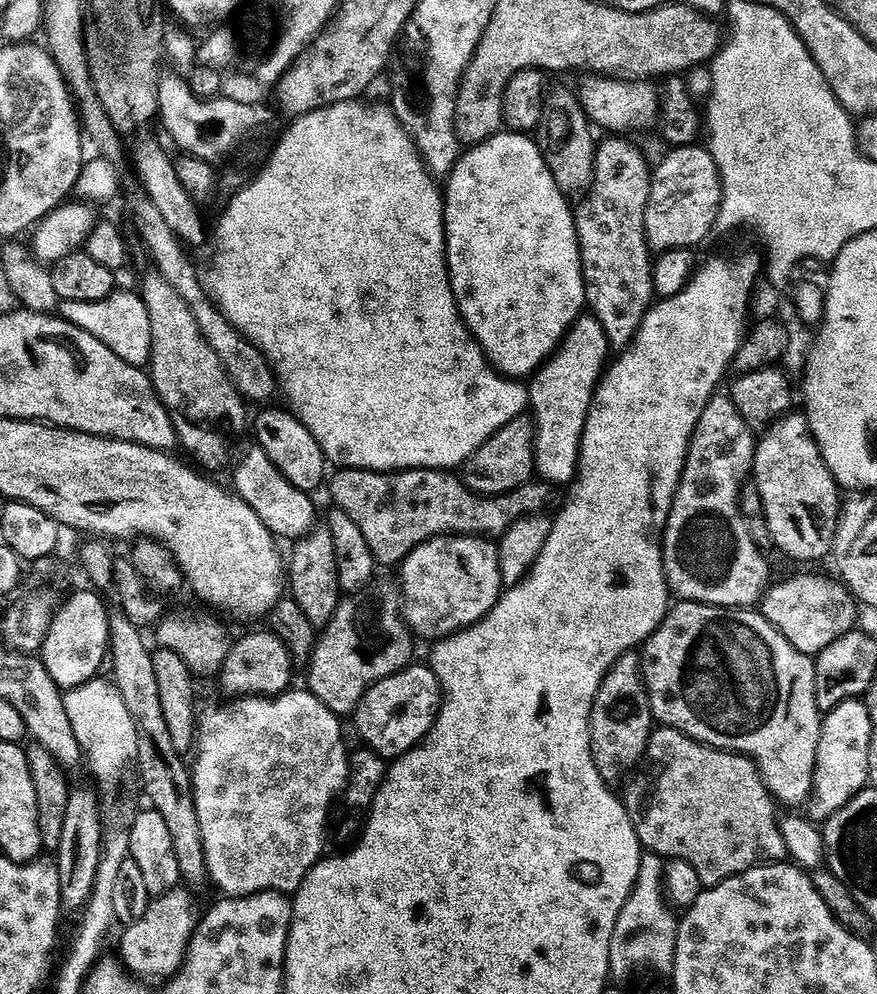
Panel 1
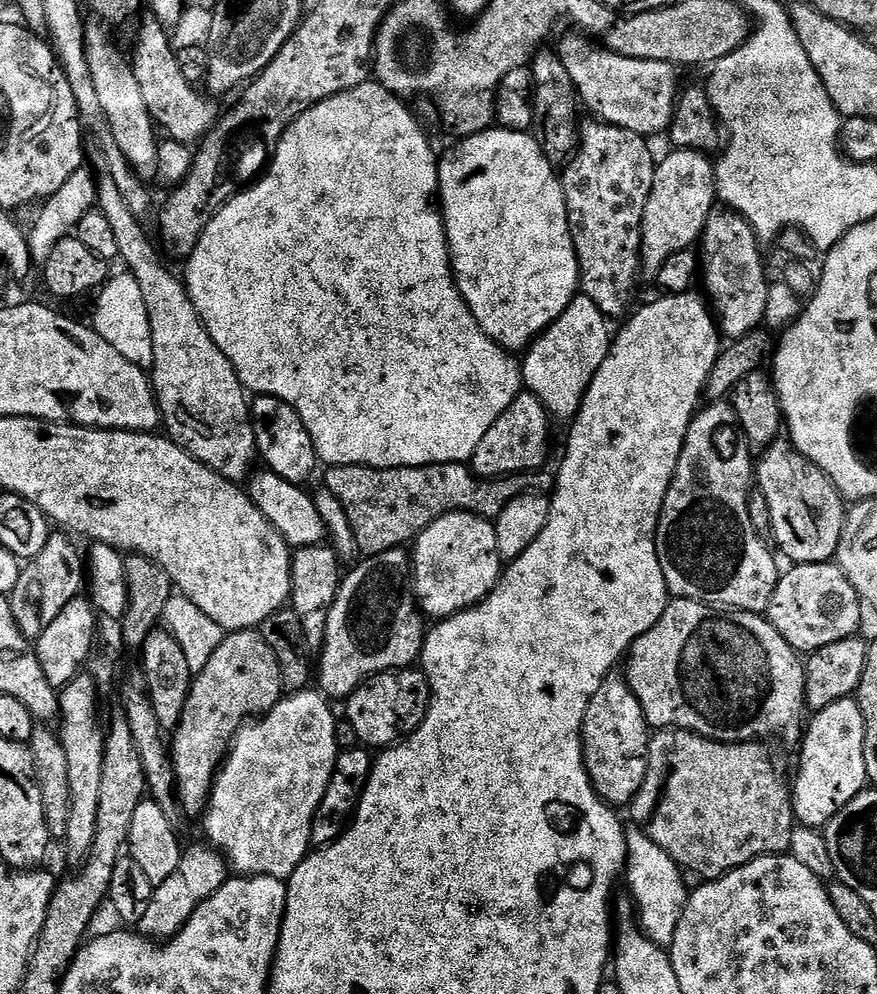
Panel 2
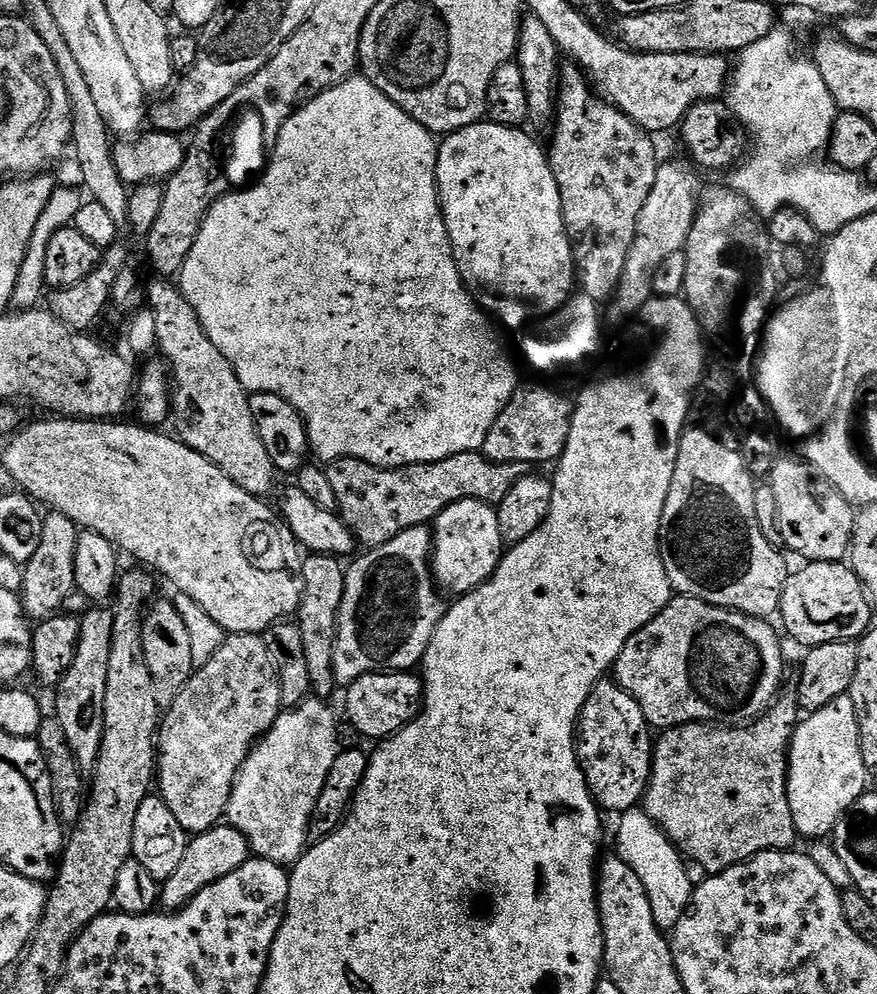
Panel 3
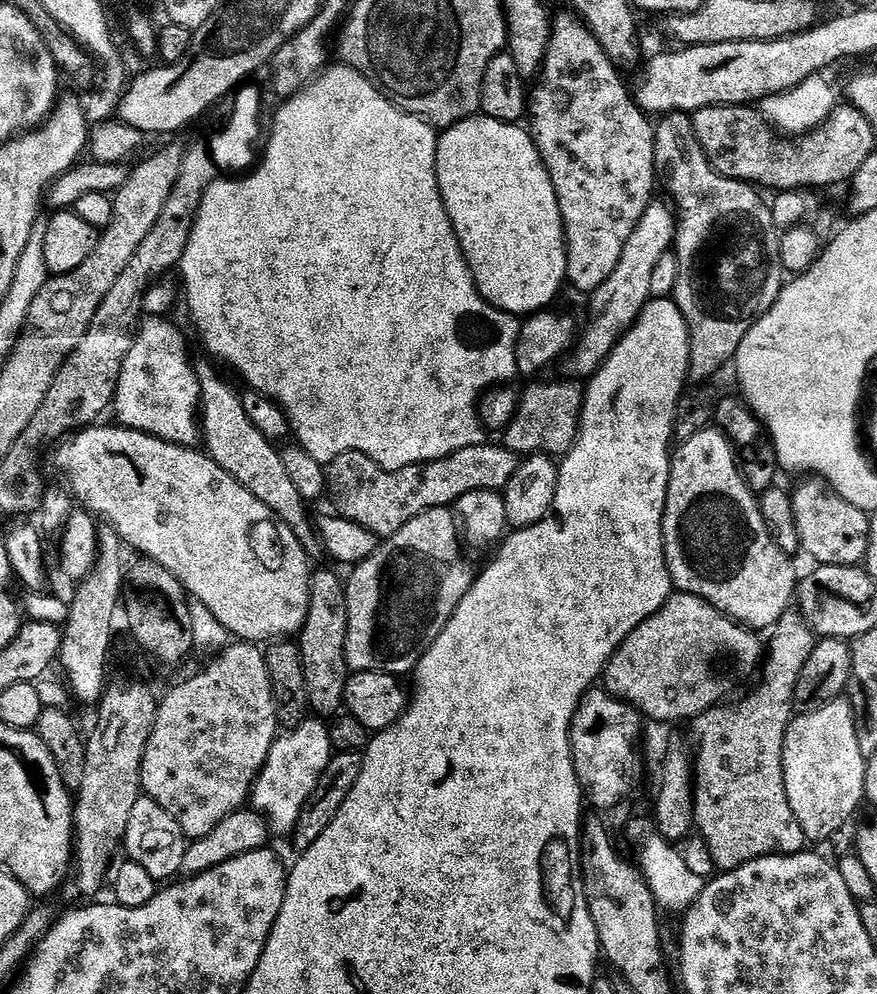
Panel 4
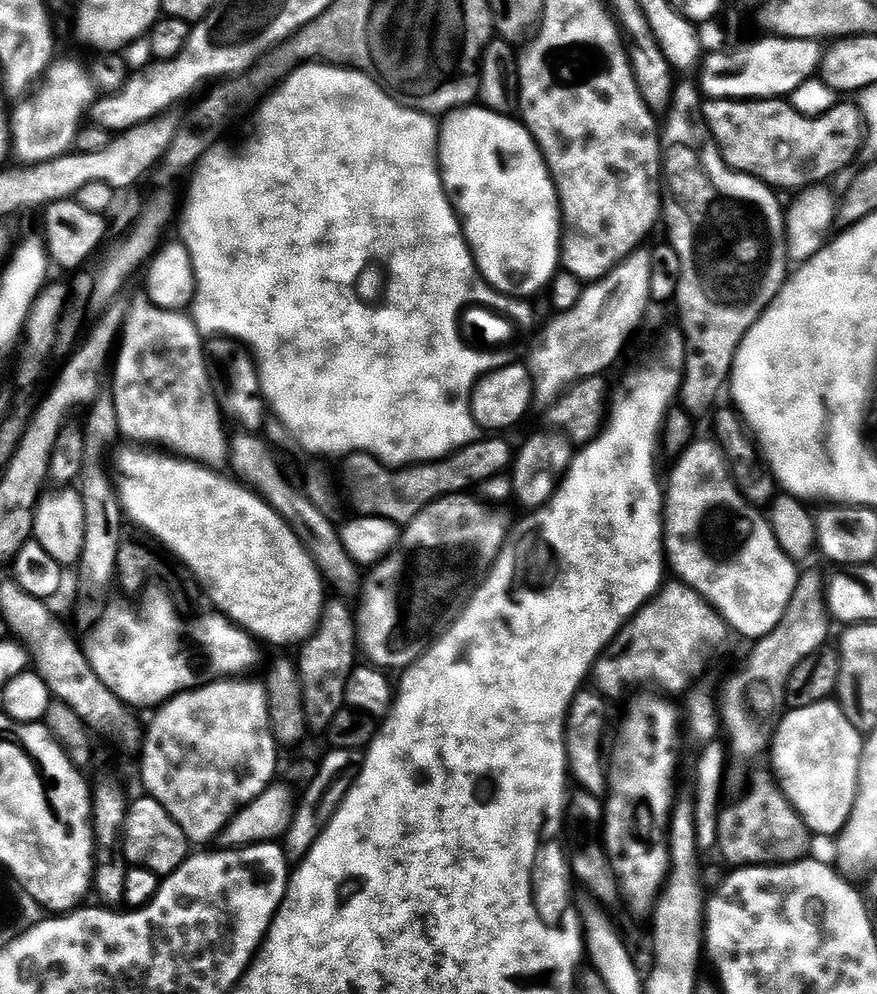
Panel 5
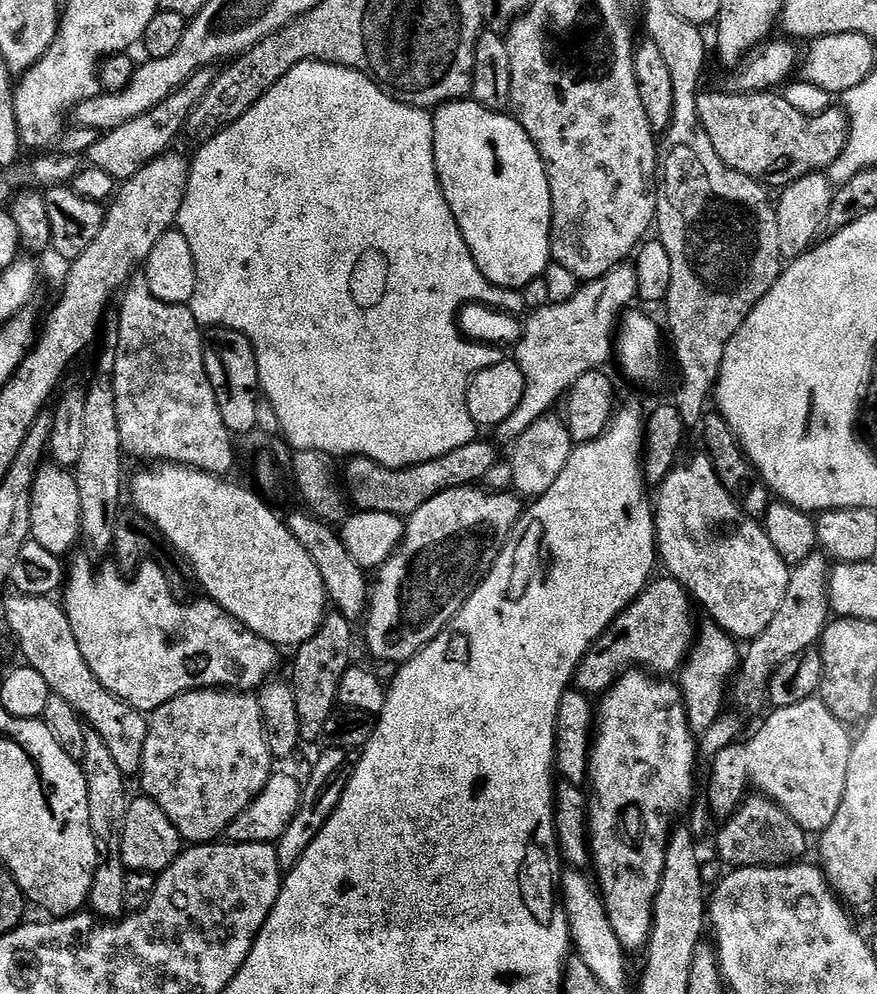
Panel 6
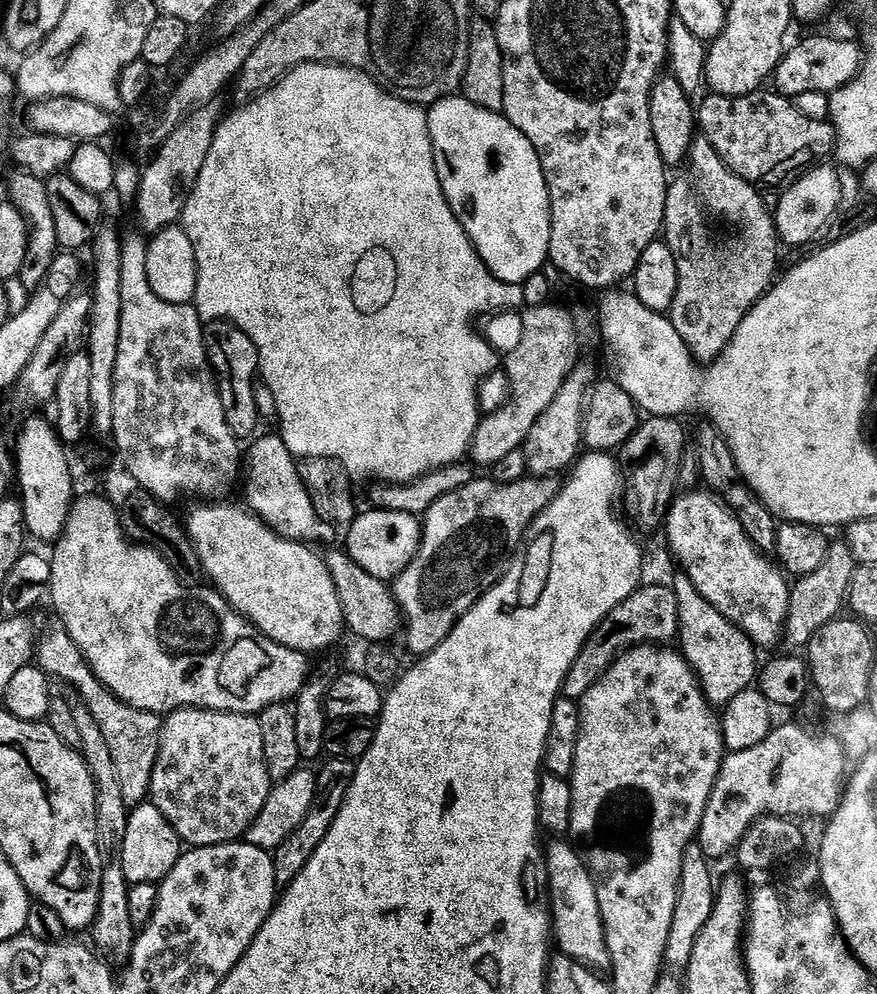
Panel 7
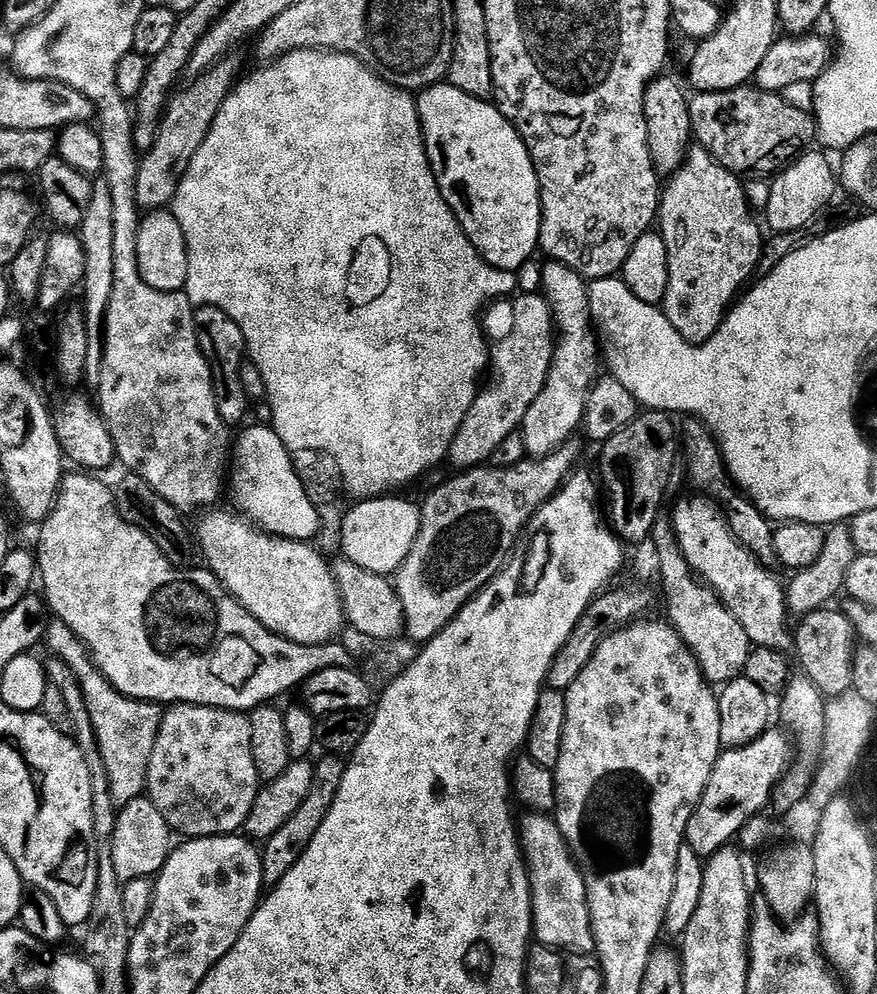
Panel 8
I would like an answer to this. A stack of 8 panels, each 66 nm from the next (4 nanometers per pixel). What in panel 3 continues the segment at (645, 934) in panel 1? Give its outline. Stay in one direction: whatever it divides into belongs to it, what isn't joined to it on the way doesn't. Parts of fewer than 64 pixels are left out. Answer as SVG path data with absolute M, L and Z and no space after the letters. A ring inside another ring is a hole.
M641 807L621 813L619 820L615 853L642 879L657 926L664 932L674 930L692 903L694 885L687 863L678 847Z

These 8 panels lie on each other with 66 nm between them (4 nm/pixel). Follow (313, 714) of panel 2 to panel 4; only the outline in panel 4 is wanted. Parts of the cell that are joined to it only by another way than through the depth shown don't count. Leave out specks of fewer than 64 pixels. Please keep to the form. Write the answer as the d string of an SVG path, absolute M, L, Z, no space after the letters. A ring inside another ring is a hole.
M308 718L296 728L277 735L268 761L265 762L260 777L252 785L250 797L251 807L264 817L275 835L277 832L280 836L291 837L295 833L296 823L317 795L333 755L332 734L329 725L323 719Z

